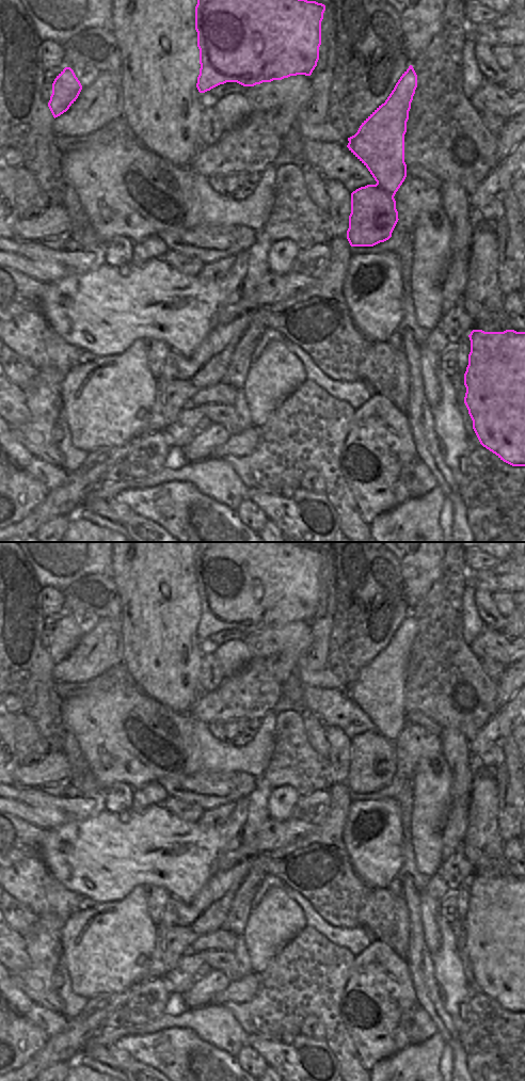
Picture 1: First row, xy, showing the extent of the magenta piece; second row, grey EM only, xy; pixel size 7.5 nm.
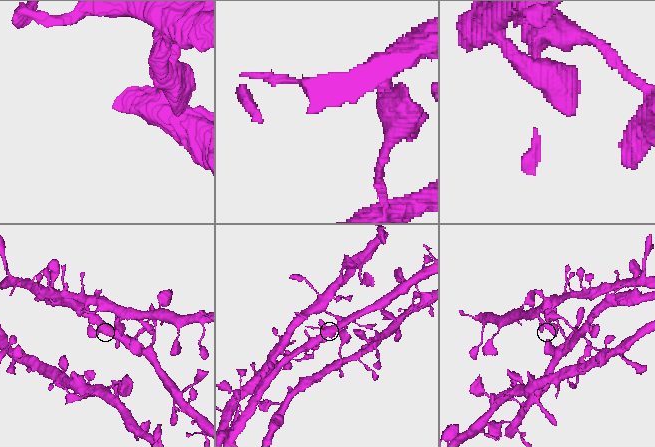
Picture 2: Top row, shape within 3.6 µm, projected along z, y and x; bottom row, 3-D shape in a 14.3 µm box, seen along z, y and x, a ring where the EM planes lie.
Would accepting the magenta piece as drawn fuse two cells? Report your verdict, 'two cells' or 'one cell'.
one cell

